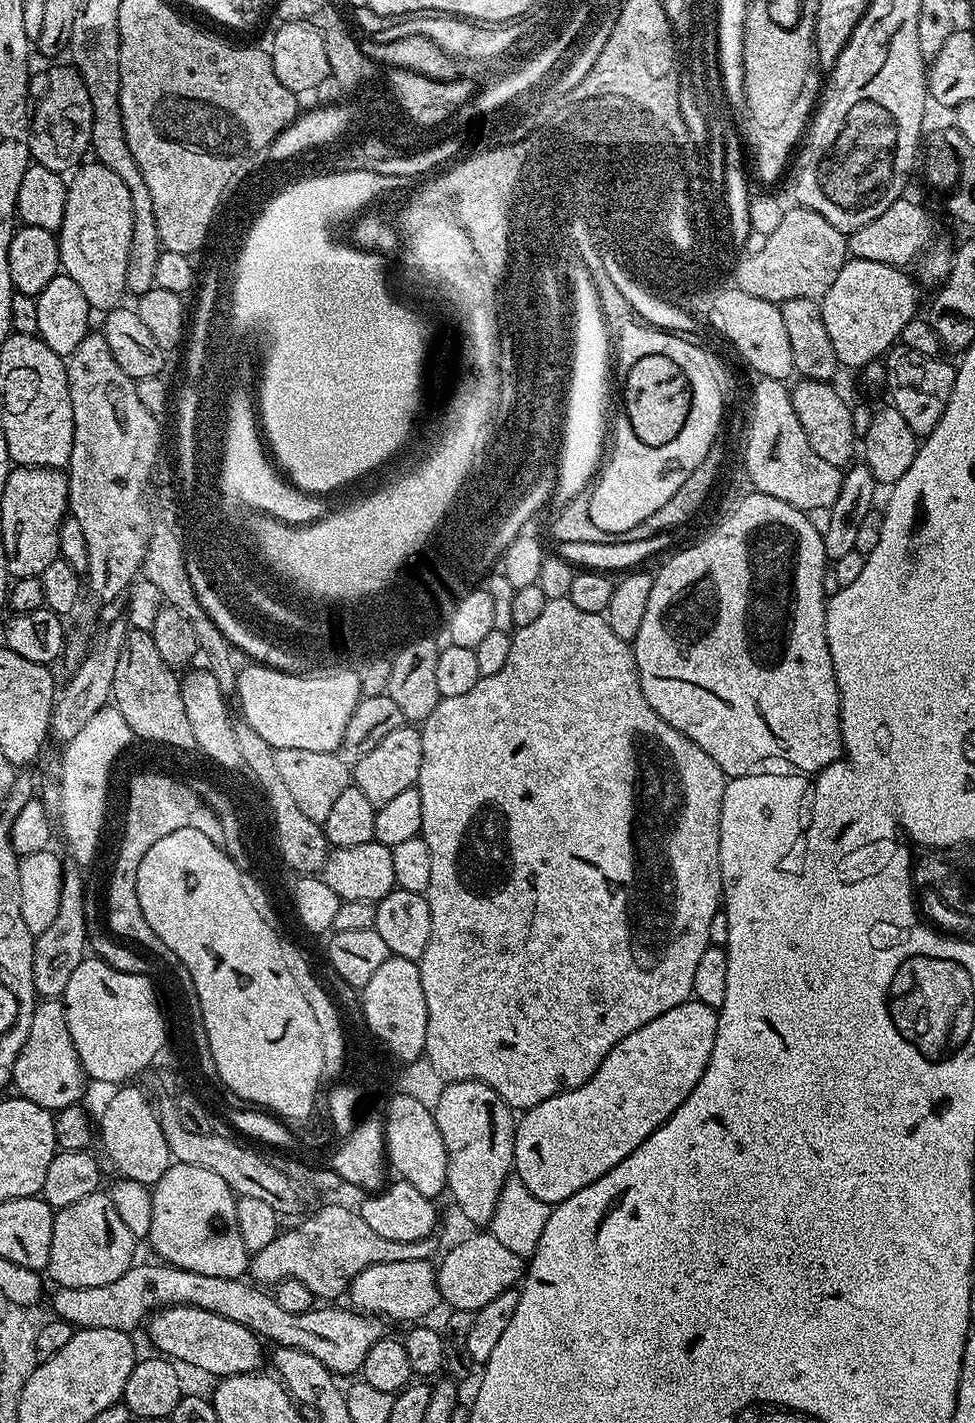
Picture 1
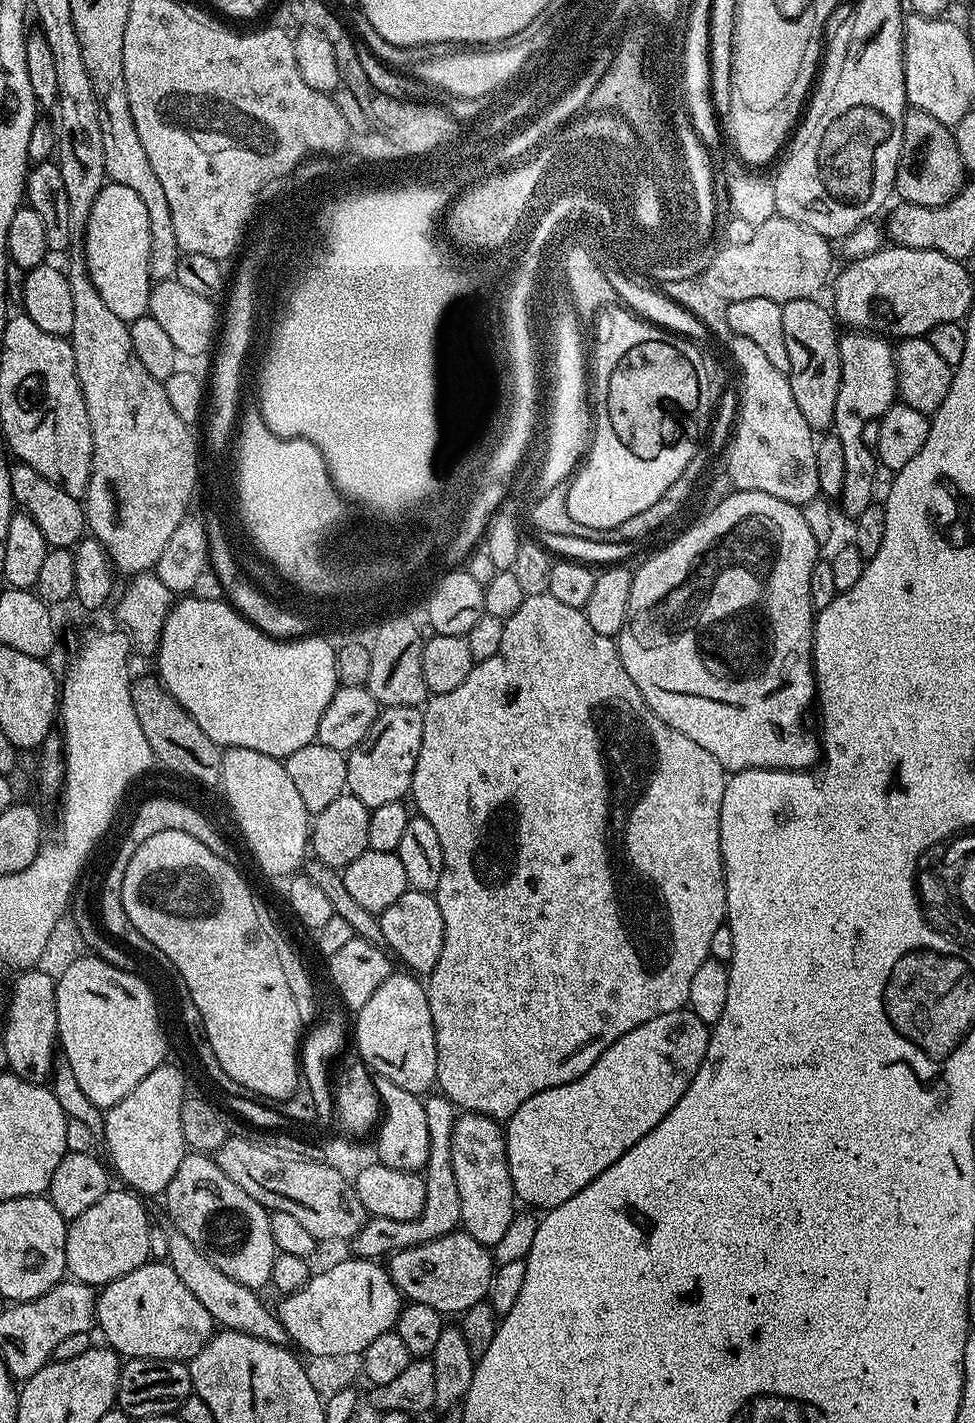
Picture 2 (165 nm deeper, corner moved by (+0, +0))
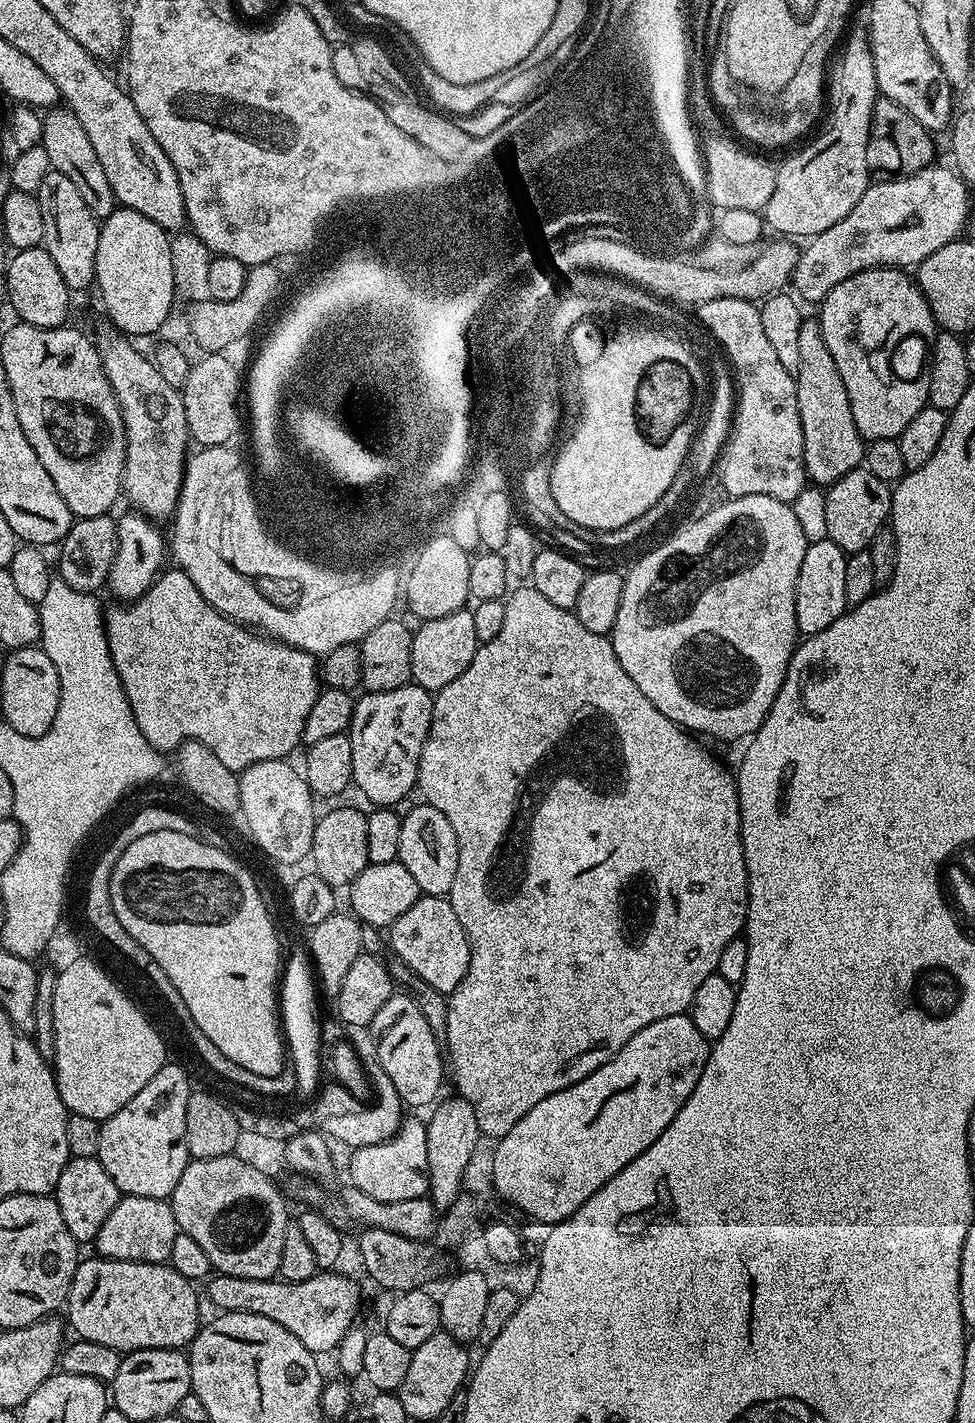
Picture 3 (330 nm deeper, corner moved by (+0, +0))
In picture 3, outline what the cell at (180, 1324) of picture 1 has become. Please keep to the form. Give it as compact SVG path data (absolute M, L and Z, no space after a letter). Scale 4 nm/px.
M95 1258L96 1260L81 1259L76 1265L76 1273L72 1279L72 1285L68 1291L66 1301L66 1309L68 1308L68 1320L66 1324L69 1329L76 1331L75 1335L82 1340L90 1342L102 1342L102 1346L110 1346L115 1348L121 1354L129 1352L137 1352L143 1348L174 1348L183 1349L185 1346L191 1345L192 1339L202 1327L202 1319L200 1320L200 1300L196 1297L193 1281L186 1279L182 1274L178 1273L167 1263L163 1264L146 1264L142 1260L105 1260L103 1258Z

